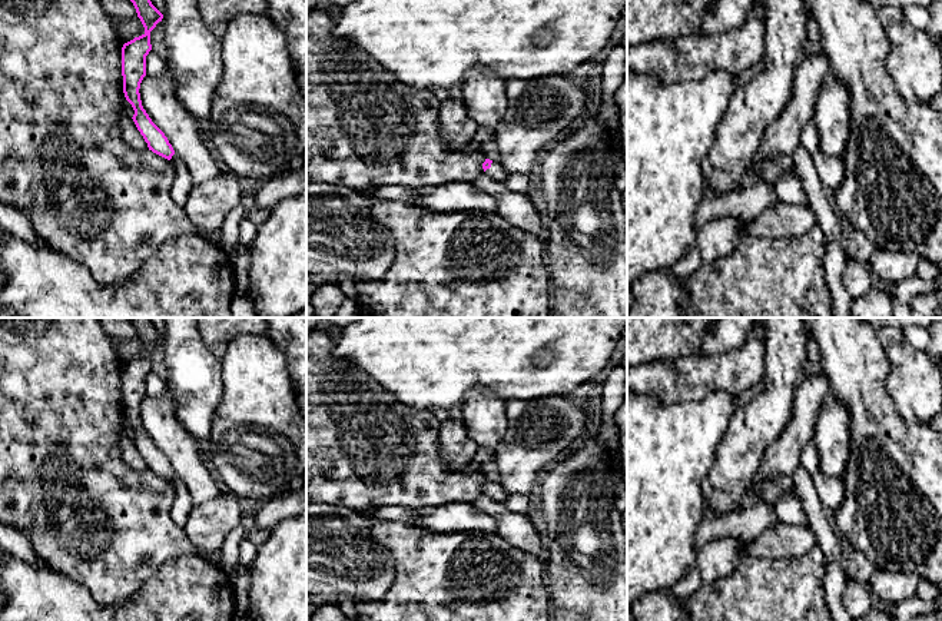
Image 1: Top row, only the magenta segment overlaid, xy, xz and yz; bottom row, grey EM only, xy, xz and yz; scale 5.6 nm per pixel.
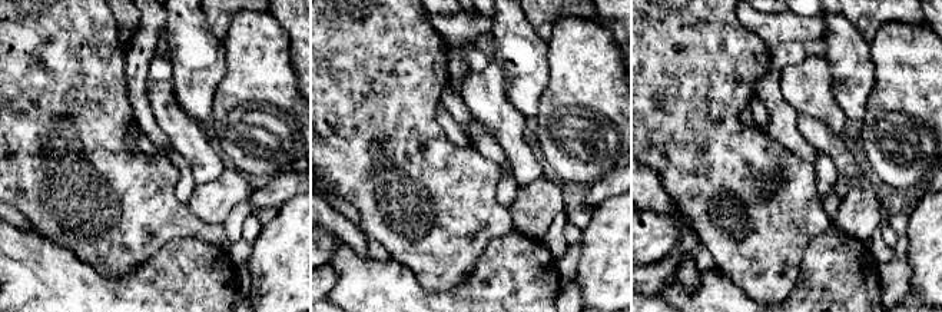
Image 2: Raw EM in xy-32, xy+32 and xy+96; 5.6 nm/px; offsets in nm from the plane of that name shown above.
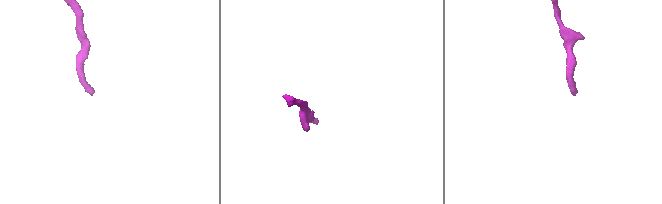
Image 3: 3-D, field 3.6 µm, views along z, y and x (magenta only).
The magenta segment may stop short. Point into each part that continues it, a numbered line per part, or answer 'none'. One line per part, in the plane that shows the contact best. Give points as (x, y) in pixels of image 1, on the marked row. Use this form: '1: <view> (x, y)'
1: xz (497, 172)

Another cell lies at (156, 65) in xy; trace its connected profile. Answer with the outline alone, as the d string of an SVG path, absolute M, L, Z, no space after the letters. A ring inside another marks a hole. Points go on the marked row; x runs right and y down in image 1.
M150 50L146 56L146 76L159 77L167 70L166 59Z

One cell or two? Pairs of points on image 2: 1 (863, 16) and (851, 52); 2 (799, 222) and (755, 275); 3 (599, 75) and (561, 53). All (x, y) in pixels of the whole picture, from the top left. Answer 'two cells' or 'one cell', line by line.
1: two cells
2: one cell
3: one cell

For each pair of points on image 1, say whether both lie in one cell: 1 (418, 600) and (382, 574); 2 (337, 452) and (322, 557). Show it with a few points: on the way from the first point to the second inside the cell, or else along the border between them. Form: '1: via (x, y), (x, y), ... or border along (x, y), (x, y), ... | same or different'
1: border along (385, 548), (395, 580), (382, 597), (364, 600) | different
2: border along (321, 502), (350, 507), (362, 512) | different

